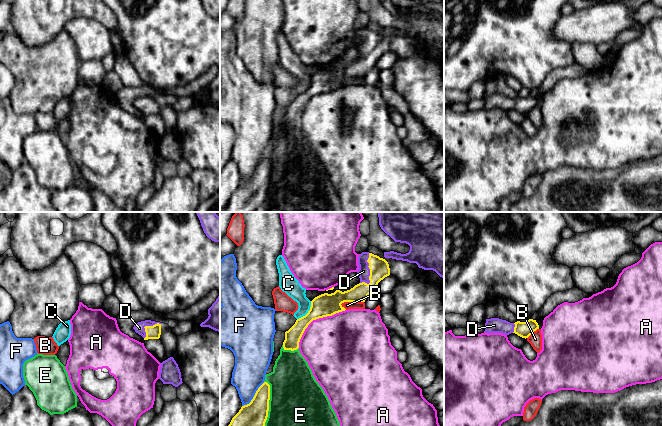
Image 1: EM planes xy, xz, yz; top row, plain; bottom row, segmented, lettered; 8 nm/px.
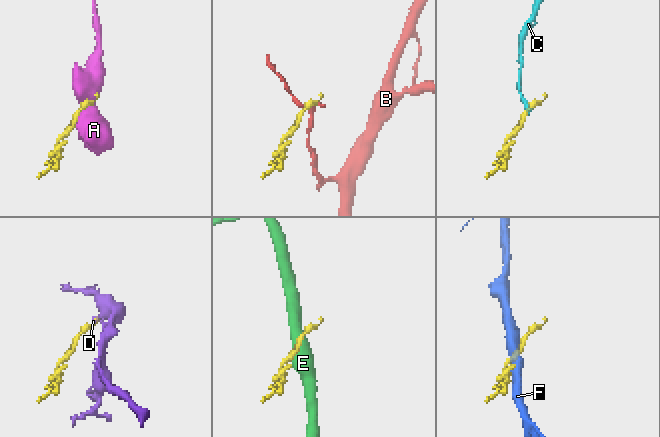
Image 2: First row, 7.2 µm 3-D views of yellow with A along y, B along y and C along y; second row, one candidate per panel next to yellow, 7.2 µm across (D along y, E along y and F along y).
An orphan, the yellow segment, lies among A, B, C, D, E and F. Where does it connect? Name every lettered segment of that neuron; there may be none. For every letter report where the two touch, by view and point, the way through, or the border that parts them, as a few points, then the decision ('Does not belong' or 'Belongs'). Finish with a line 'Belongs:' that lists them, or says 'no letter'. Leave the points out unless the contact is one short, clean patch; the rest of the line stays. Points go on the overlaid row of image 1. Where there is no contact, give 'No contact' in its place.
A: Touches yellow at xz (315, 319). Does not belong
B: Touches yellow at xz (351, 301). Does not belong
C: Touches yellow at xz (308, 312). Does not belong
D: Touches yellow at xz (370, 272). Path across: xz (379, 268), (370, 272), (364, 272). Belongs
E: Touches yellow at xz (268, 403). Does not belong
F: Touches yellow at xz (254, 396). Does not belong
Belongs: D

